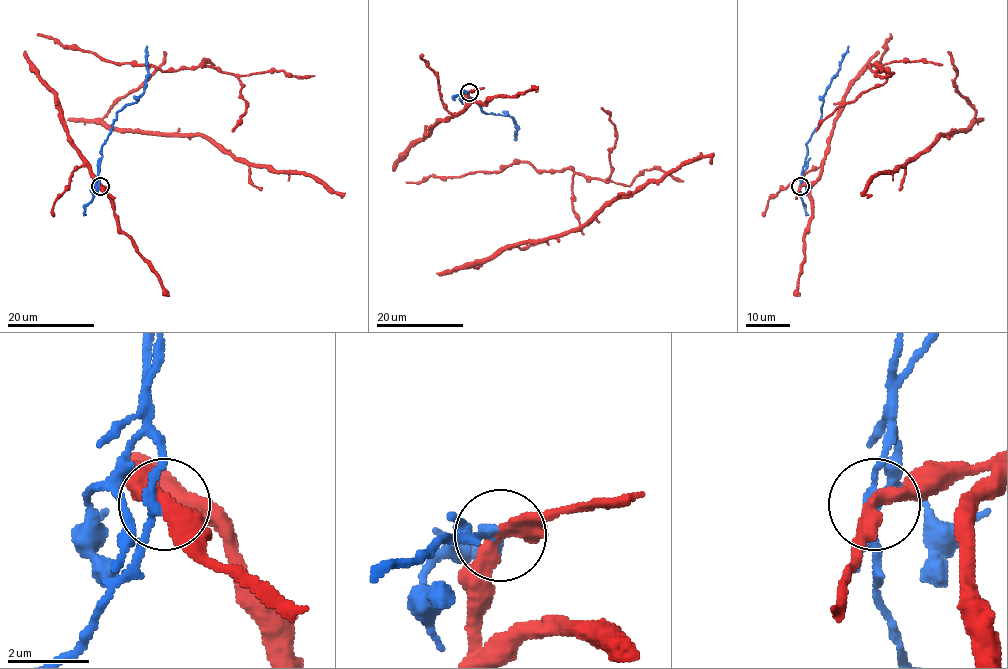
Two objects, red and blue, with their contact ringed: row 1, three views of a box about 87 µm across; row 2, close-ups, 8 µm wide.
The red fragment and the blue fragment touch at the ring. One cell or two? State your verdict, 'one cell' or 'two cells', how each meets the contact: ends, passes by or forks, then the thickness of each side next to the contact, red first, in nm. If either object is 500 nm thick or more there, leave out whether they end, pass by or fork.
two cells; red passes by; blue passes by; 400 nm thick on the red side, 180 nm on the other

